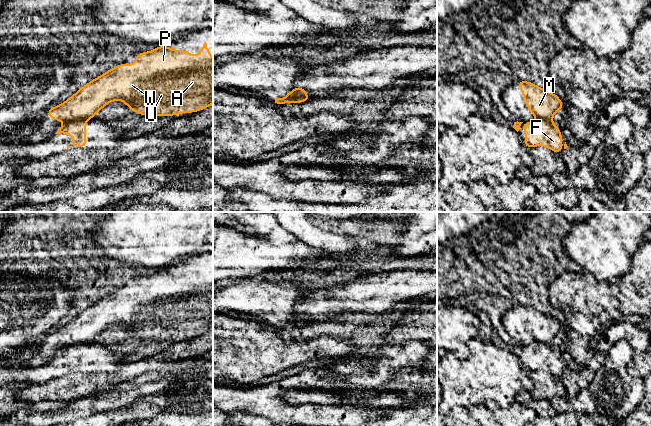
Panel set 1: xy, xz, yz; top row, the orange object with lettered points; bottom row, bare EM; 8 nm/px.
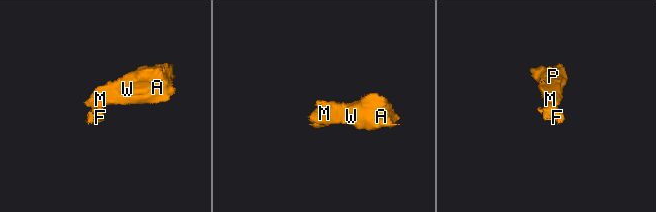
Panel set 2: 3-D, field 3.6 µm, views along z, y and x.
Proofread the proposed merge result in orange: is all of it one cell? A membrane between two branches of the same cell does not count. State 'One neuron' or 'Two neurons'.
Two neurons

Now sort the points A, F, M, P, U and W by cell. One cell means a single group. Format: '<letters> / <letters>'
A M P U W / F

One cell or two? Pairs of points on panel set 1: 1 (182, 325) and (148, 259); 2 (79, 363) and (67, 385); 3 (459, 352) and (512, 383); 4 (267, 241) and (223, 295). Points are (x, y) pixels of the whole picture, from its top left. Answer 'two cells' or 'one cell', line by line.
1: two cells
2: two cells
3: two cells
4: two cells

